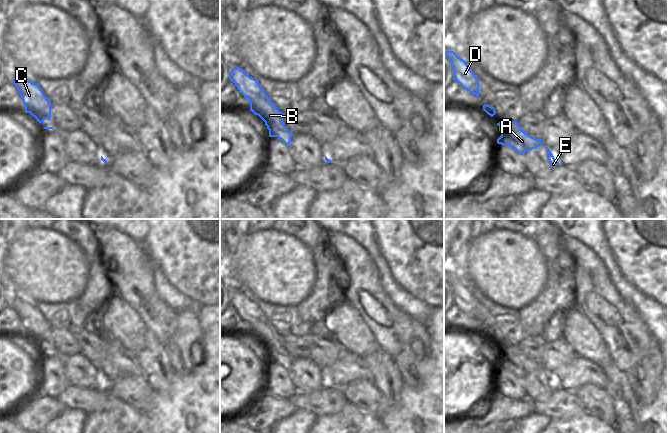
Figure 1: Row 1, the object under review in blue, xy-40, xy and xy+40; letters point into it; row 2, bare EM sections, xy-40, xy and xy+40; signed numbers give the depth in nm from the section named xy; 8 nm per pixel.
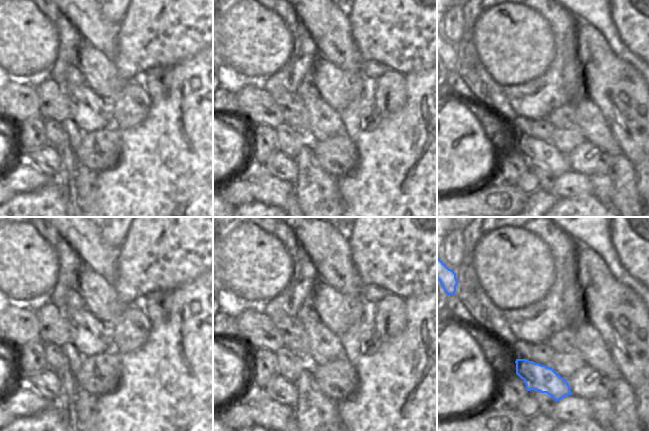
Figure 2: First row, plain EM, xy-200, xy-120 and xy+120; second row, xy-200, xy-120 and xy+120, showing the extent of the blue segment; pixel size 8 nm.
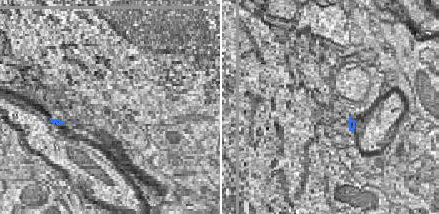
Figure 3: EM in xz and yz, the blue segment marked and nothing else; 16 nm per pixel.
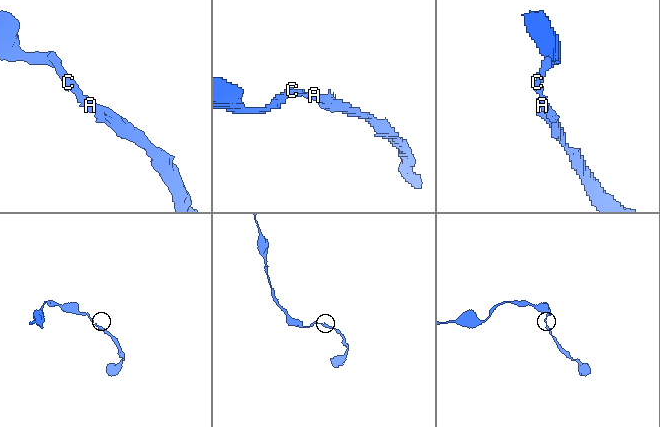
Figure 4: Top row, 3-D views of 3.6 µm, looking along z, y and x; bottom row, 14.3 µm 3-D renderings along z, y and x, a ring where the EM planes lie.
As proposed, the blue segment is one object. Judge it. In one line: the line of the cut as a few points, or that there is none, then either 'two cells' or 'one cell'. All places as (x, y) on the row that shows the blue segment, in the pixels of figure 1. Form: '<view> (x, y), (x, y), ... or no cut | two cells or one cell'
no cut | one cell

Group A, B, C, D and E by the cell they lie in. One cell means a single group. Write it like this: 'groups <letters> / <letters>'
groups A B C D E

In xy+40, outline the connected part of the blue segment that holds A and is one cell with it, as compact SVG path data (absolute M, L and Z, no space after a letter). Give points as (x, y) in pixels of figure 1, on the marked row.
M502 121L497 123L497 125L501 132L501 136L497 139L497 143L512 147L520 155L543 145L541 139L536 139L528 135L519 126L517 121Z

